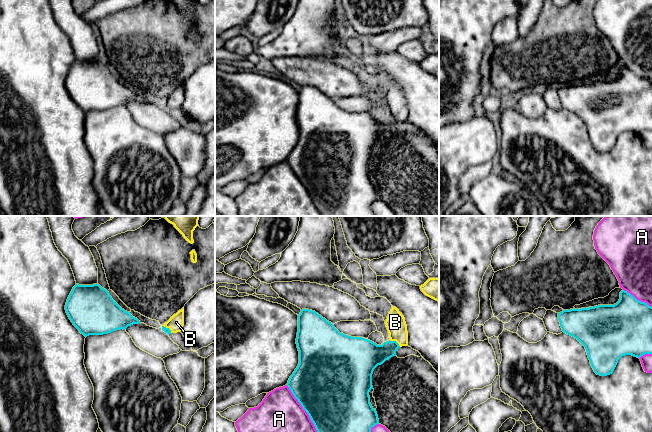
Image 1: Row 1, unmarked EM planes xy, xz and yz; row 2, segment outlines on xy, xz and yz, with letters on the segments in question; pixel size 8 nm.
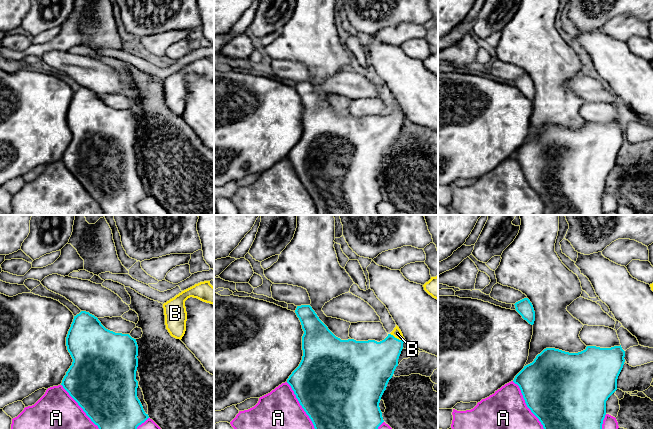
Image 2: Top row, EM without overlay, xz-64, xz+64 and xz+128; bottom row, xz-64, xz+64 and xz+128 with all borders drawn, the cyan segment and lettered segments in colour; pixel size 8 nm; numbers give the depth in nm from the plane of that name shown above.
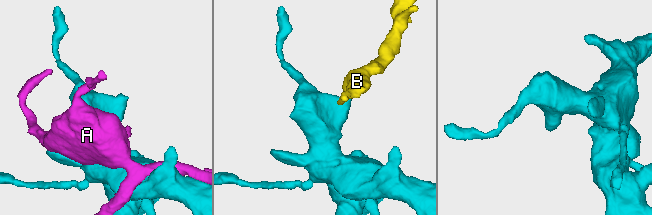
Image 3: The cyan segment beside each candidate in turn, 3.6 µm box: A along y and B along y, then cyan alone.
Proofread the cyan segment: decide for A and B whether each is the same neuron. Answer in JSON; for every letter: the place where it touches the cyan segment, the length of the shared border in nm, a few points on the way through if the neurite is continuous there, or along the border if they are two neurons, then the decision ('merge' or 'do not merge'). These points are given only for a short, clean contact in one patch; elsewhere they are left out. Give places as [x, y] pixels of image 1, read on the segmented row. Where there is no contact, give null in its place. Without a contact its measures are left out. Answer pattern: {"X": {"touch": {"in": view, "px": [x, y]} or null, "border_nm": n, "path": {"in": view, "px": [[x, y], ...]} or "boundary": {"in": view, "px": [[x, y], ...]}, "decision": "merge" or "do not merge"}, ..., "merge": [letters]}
{"A": {"touch": {"in": "xz", "px": [303, 408]}, "border_nm": 460, "decision": "do not merge"}, "B": {"touch": {"in": "xz", "px": [395, 341]}, "border_nm": 110, "path": {"in": "xz", "px": [[368, 355], [384, 352], [395, 341], [395, 322]]}, "decision": "merge"}, "merge": ["B"]}

